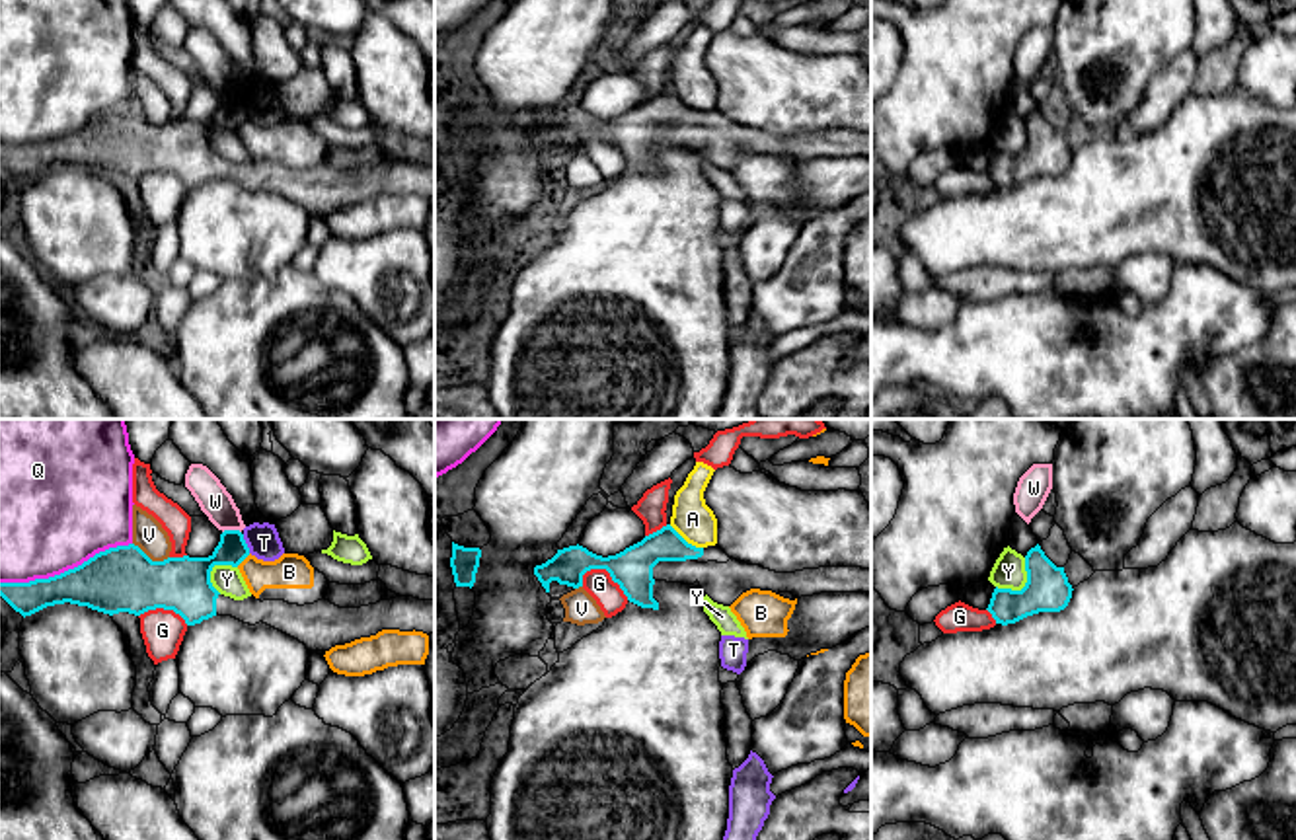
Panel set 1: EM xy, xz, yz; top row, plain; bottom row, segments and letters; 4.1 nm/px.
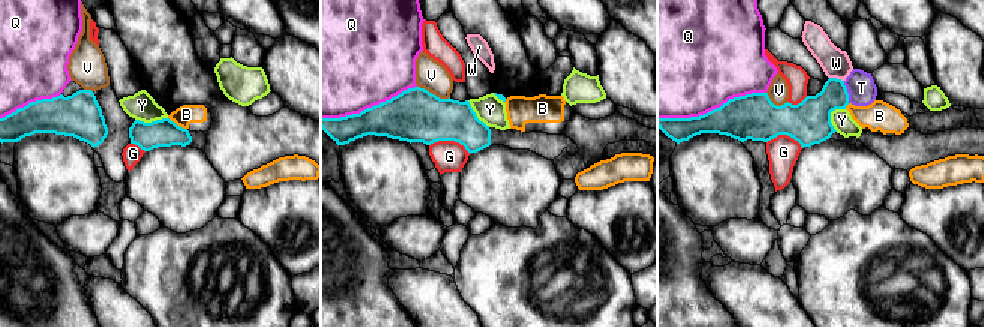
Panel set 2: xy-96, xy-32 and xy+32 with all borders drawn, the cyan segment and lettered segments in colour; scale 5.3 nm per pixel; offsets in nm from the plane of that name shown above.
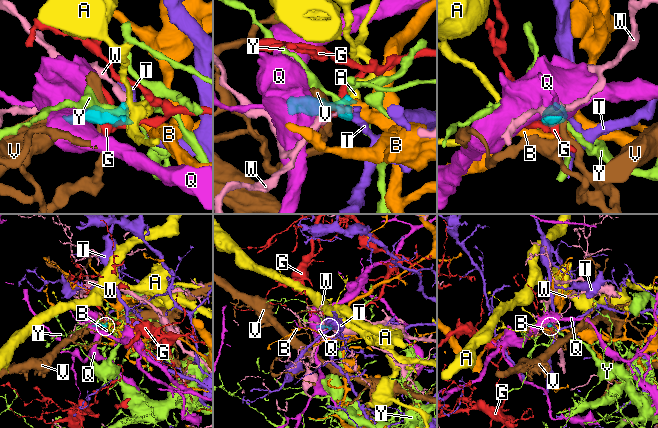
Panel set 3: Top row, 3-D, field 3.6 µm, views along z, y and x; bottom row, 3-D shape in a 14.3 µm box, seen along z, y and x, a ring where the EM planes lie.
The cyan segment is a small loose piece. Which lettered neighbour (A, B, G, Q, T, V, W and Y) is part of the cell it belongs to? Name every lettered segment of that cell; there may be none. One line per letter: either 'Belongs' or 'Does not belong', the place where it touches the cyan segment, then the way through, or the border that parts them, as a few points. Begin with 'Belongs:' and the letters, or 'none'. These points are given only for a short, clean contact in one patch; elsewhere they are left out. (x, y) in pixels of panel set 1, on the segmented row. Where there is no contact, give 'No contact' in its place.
Belongs: none
A: Does not belong. Touches cyan at xz (685, 540). Boundary: xz (669, 525), (688, 542), (702, 548)
B: Does not belong. Touches cyan at xy (242, 560). Boundary: xy (250, 554), (236, 566)
G: Does not belong. Touches cyan at xz (609, 572)
Q: Does not belong. Touches cyan at xy (65, 572)
T: Does not belong. Touches cyan at xy (246, 544). Boundary: xy (242, 534), (250, 552)
V: Does not belong. Touches cyan at xy (149, 558). Boundary: xy (133, 542), (152, 560), (168, 558)
W: Does not belong. Touches cyan at xy (230, 531). Boundary: xy (240, 531), (223, 533)
Y: Does not belong. Touches cyan at yz (1026, 585). Boundary: yz (1026, 558), (1026, 583), (1020, 589), (998, 589)

